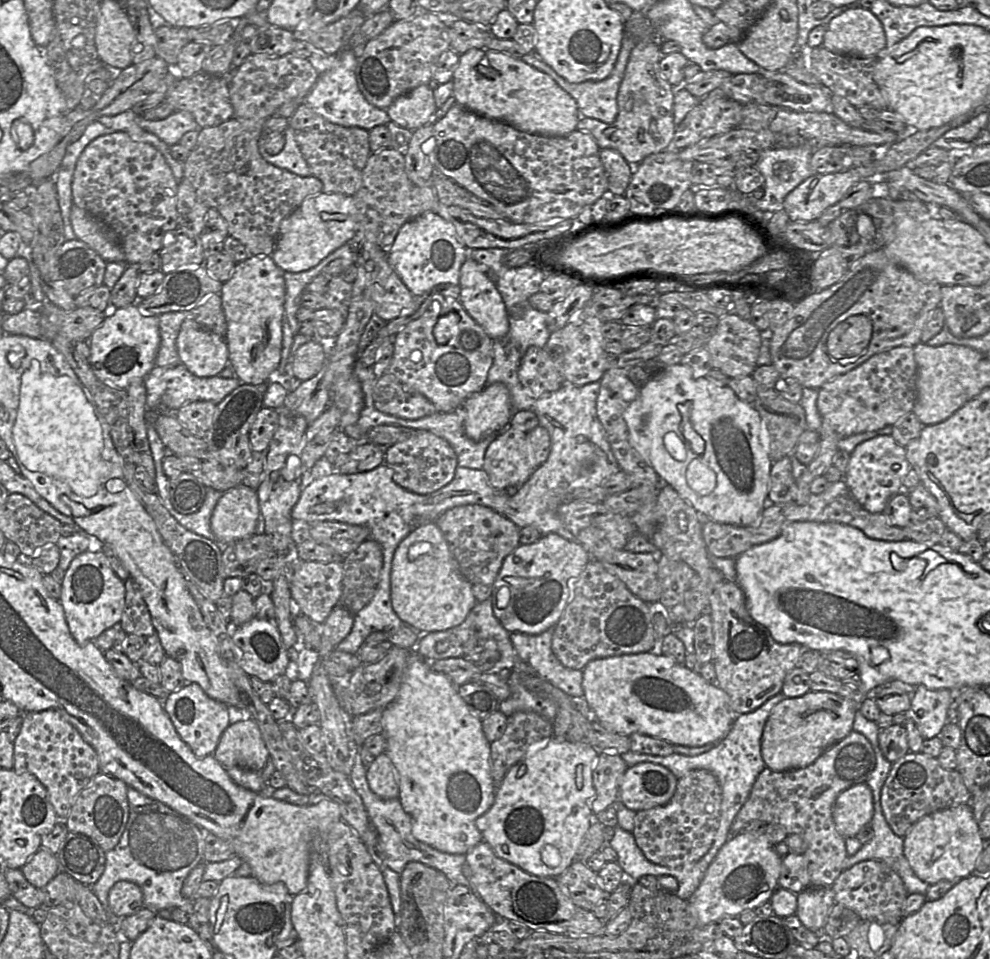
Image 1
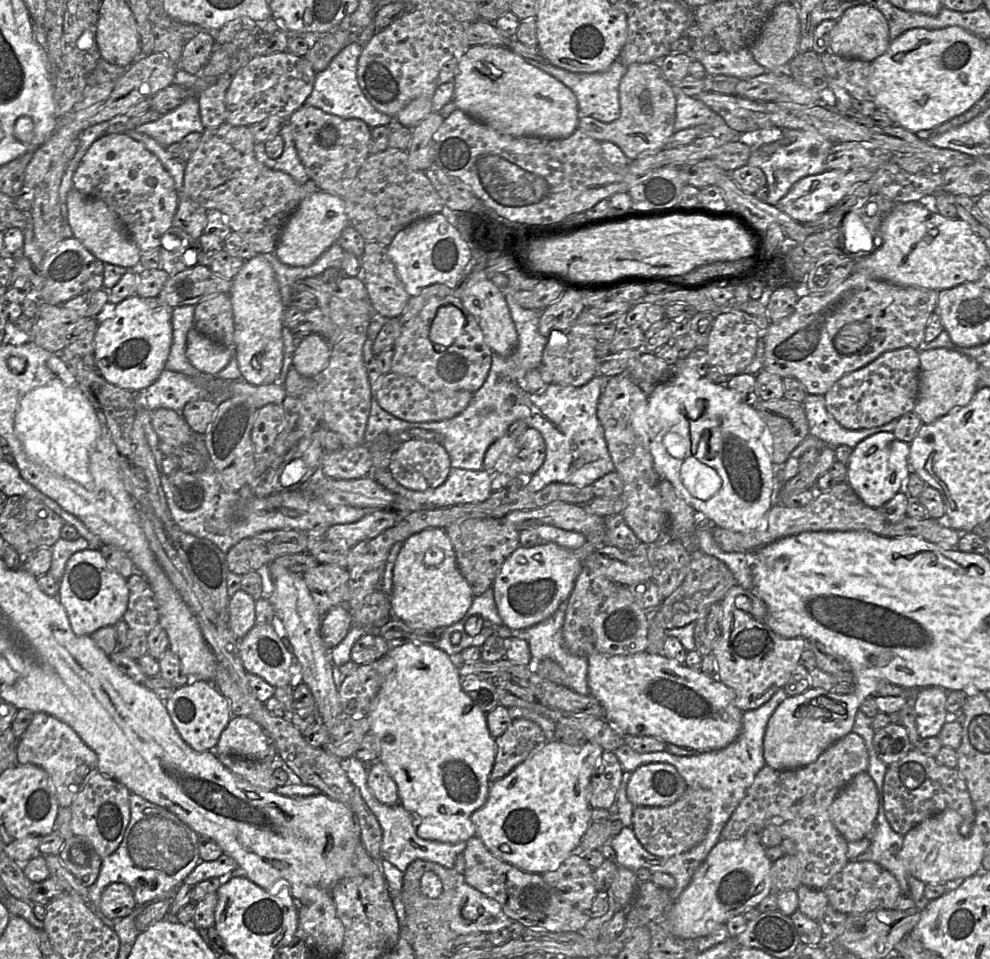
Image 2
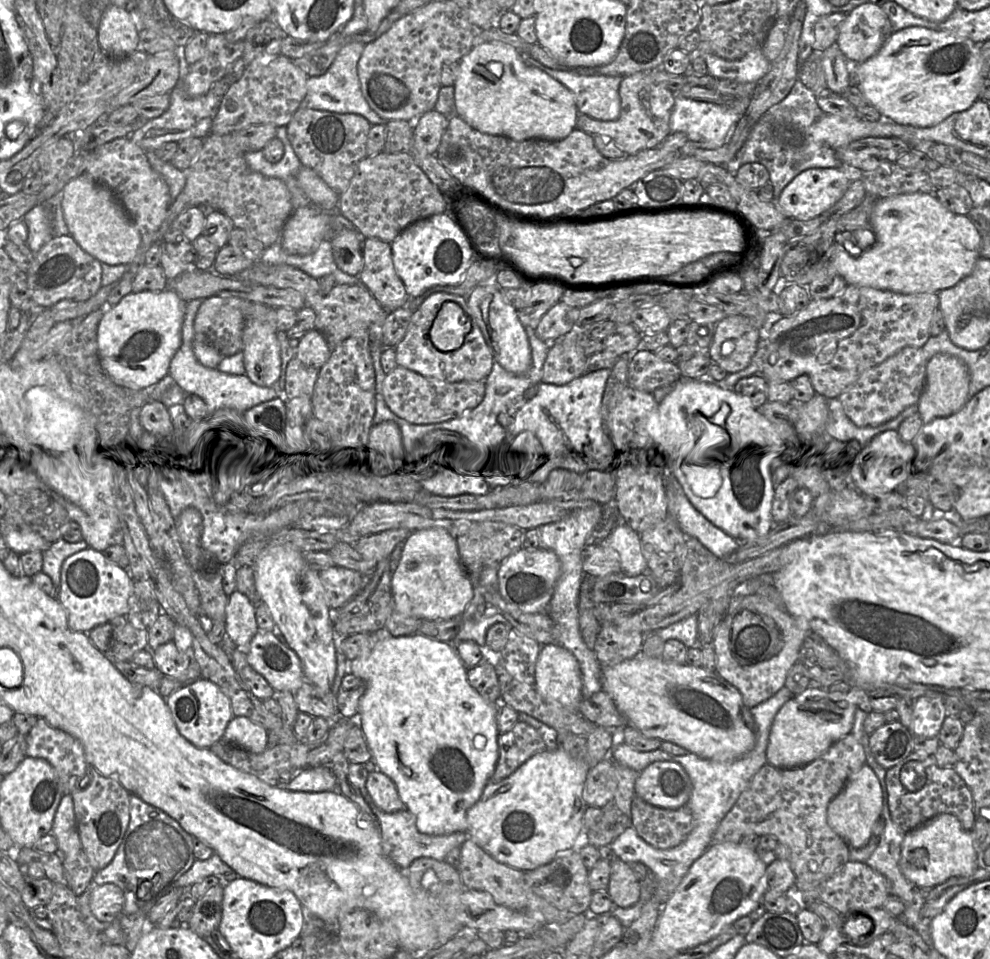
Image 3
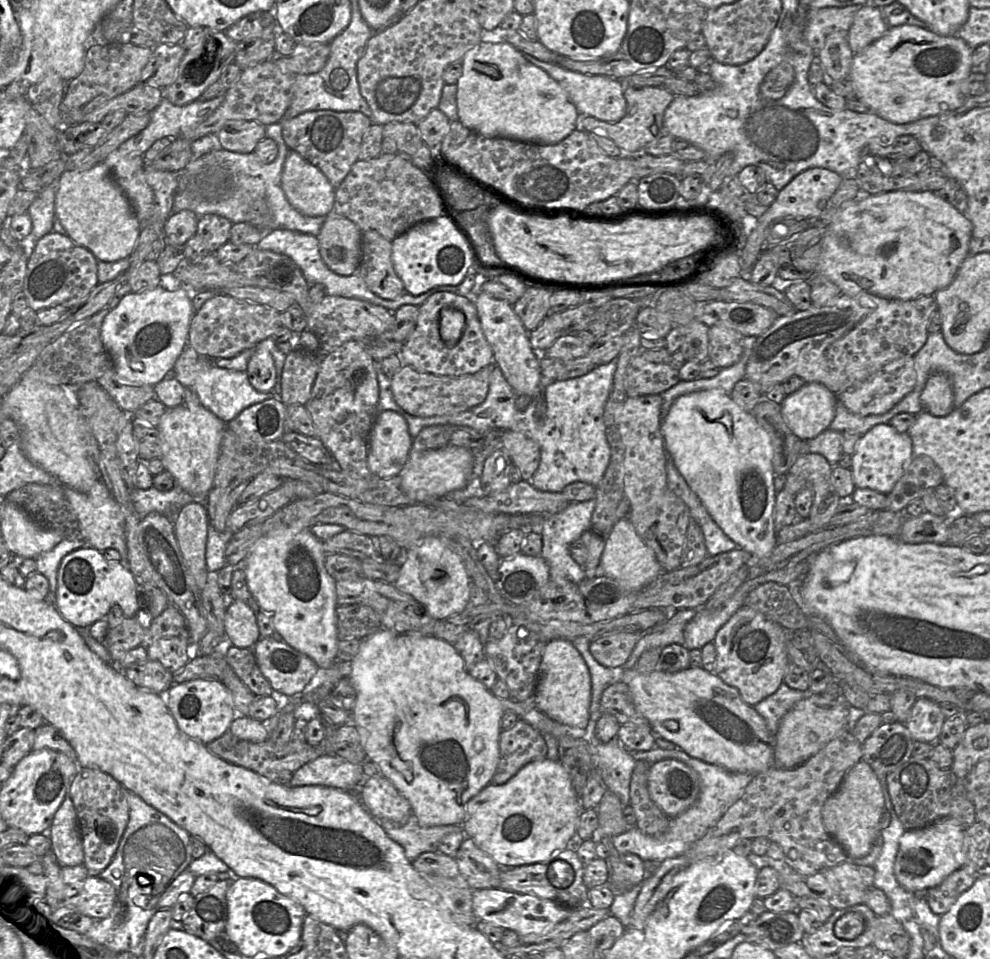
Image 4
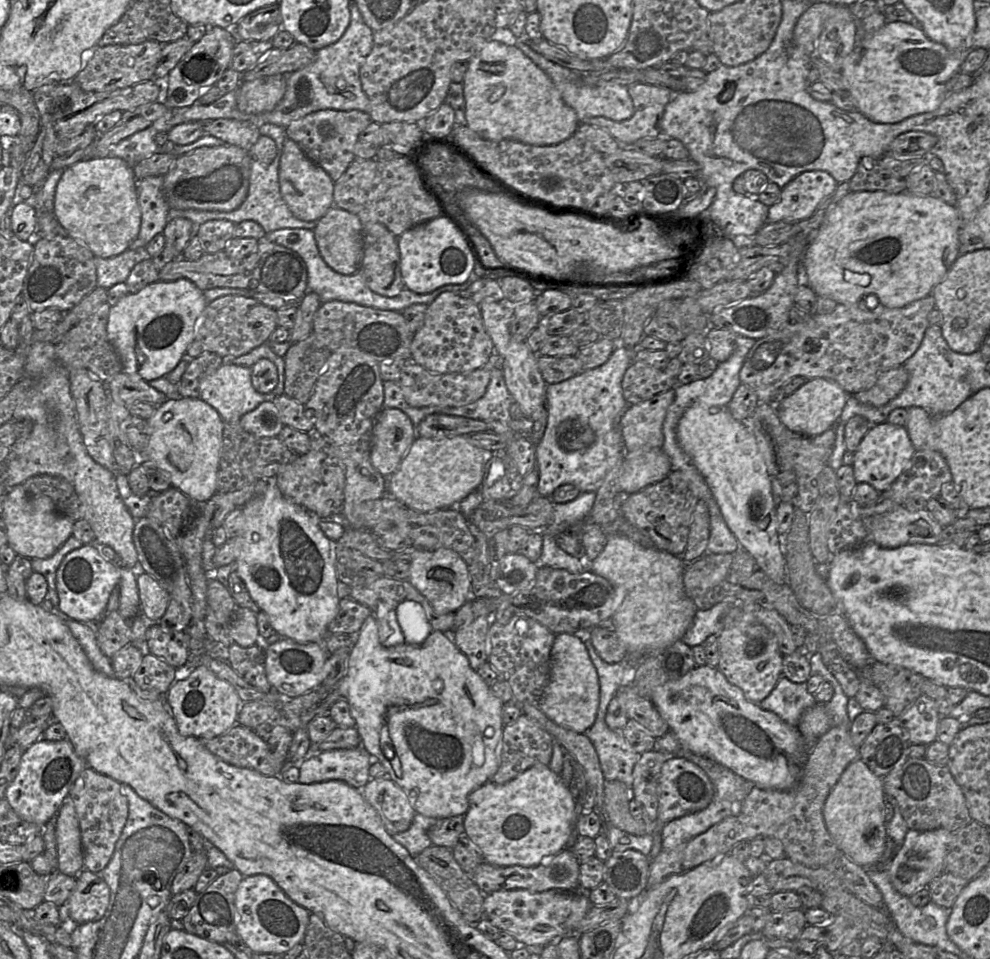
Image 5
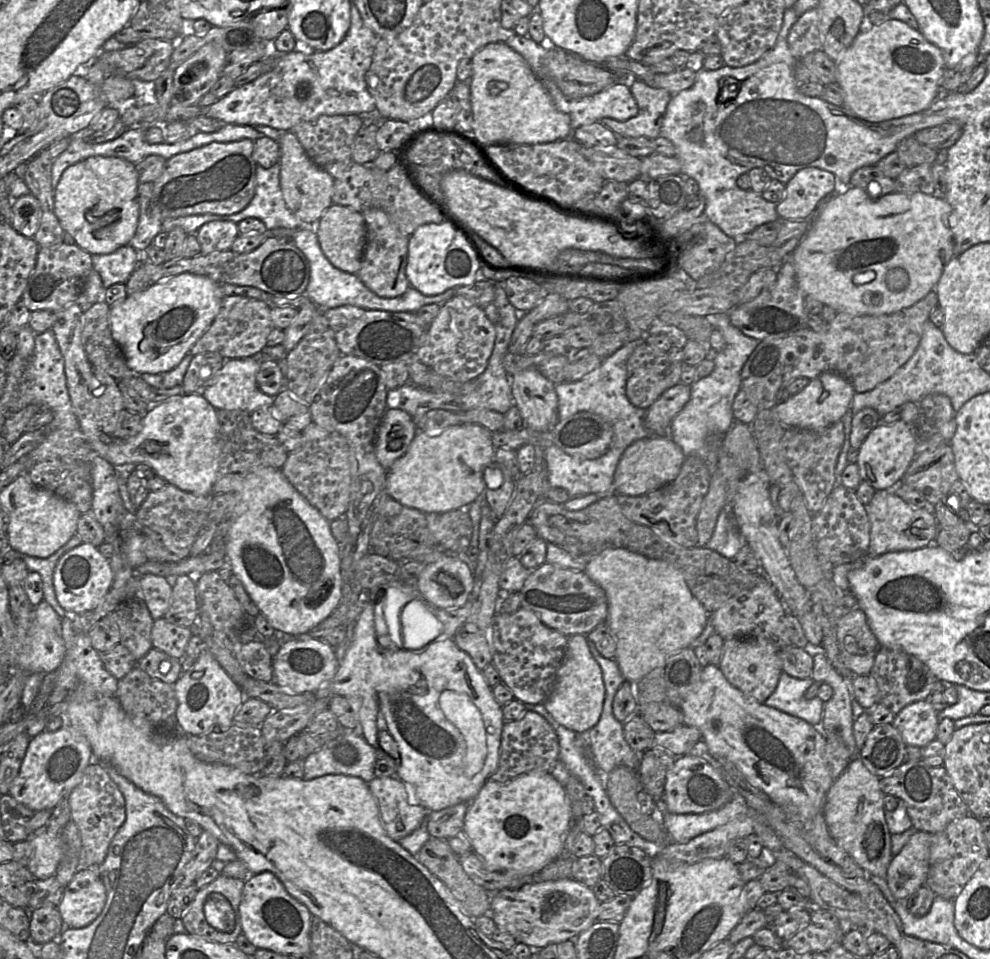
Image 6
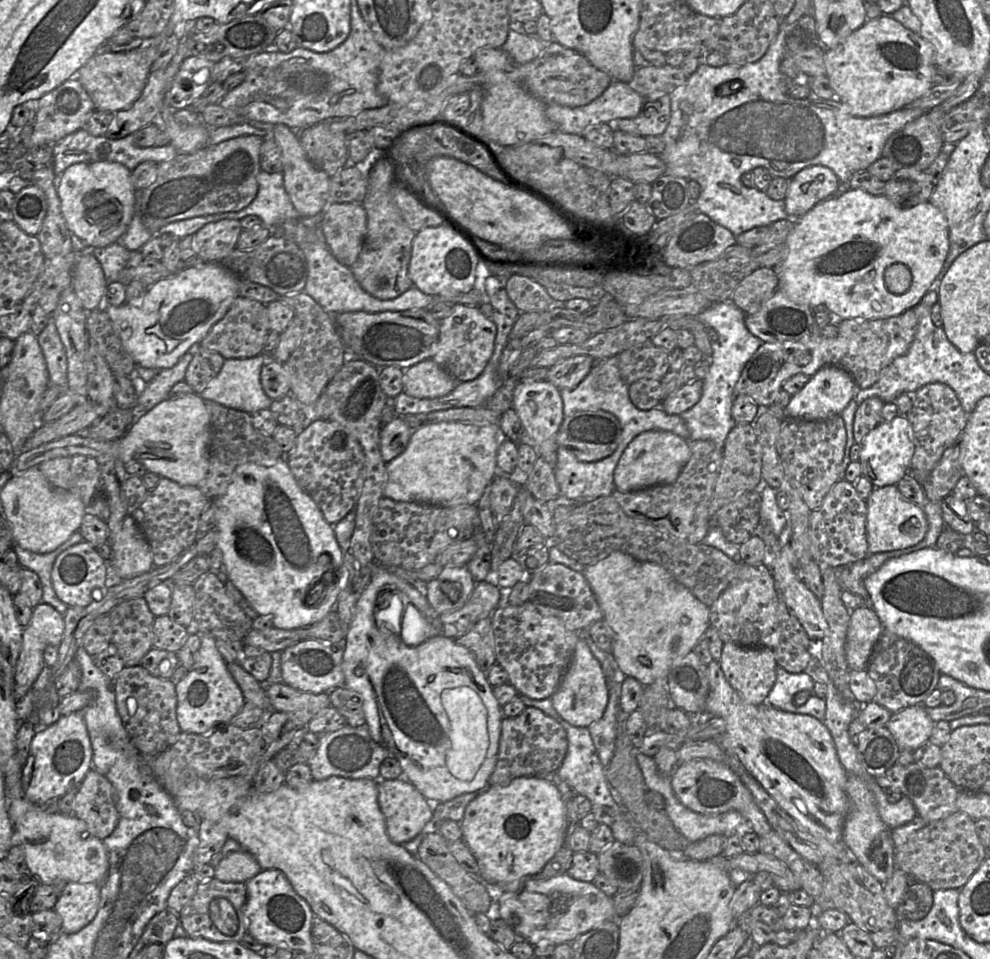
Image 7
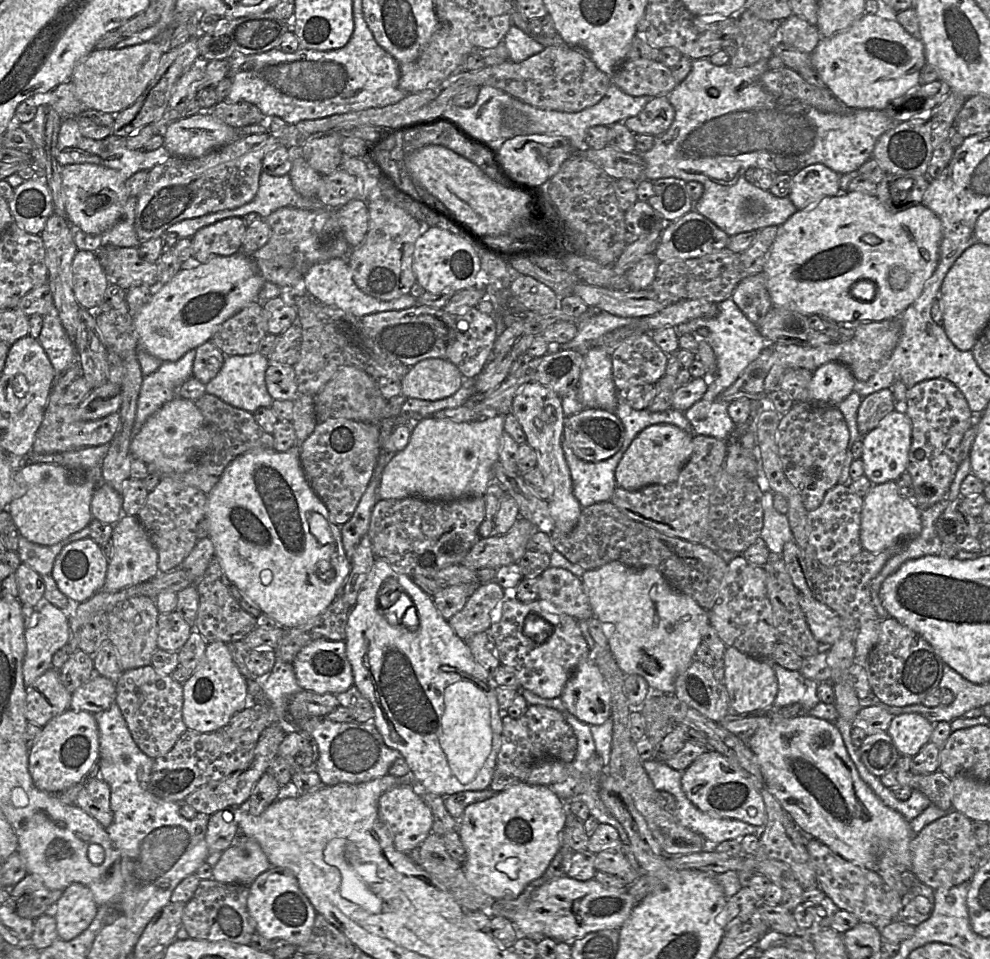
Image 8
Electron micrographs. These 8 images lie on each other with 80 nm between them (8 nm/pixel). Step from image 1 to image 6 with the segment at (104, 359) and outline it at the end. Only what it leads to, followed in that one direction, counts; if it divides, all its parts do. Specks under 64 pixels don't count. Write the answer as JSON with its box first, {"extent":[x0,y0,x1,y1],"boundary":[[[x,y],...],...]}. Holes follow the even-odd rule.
{"extent":[109,272,228,374],"boundary":[[[184,272],[165,281],[157,281],[146,289],[127,295],[123,300],[109,305],[111,334],[121,348],[127,366],[138,374],[158,374],[174,368],[211,325],[224,296],[228,295],[222,295],[221,286],[212,279]]]}

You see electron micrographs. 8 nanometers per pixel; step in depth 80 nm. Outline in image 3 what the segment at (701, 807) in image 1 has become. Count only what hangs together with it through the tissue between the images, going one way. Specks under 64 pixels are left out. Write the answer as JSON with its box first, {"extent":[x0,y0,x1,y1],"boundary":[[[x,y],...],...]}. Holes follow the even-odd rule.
{"extent":[632,795,693,849],"boundary":[[[638,795],[632,801],[632,827],[648,844],[657,849],[670,849],[682,843],[693,828],[688,805],[664,809],[649,804]]]}

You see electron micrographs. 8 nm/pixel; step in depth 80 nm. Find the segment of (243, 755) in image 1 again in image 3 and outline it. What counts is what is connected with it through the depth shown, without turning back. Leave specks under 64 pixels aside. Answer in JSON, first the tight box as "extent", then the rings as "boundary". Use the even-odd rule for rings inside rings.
{"extent":[222,716,268,754],"boundary":[[[234,716],[228,723],[222,740],[251,753],[260,754],[267,748],[268,733],[250,719]]]}

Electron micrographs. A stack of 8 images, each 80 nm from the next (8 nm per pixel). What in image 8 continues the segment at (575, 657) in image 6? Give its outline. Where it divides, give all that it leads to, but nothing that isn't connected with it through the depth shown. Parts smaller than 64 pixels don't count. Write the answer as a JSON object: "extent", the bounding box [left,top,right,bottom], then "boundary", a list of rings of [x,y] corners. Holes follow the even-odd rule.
{"extent":[560,657,611,725],"boundary":[[[589,657],[579,662],[560,697],[567,710],[588,725],[602,724],[611,717],[609,686]]]}

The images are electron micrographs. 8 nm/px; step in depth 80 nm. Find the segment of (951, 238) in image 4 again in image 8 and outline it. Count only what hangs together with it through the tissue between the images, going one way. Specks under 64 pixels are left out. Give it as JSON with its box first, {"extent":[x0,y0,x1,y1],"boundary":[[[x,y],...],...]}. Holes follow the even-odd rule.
{"extent":[763,192,942,323],"boundary":[[[842,192],[836,196],[825,196],[810,208],[797,210],[782,225],[778,226],[777,236],[772,244],[769,256],[764,265],[763,273],[767,279],[767,288],[773,306],[788,308],[806,316],[820,315],[827,316],[838,323],[863,323],[880,322],[887,319],[898,318],[911,304],[921,295],[926,281],[934,273],[940,256],[940,243],[942,239],[942,225],[937,215],[921,203],[900,212],[890,212],[887,210],[876,196],[870,196],[861,192]],[[896,266],[904,267],[909,272],[908,285],[900,290],[894,291],[888,282],[889,273]],[[861,280],[868,280],[875,285],[875,296],[871,301],[862,301],[851,294],[853,285]]]}

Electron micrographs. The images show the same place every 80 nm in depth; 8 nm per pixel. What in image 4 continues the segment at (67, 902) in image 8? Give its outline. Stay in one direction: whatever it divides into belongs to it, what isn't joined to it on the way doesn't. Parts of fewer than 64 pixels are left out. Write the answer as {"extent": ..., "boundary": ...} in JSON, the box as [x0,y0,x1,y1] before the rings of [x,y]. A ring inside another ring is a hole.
{"extent":[74,876,116,920],"boundary":[[[88,876],[82,890],[74,899],[78,911],[95,920],[109,916],[115,901],[116,890],[113,885],[99,876]]]}

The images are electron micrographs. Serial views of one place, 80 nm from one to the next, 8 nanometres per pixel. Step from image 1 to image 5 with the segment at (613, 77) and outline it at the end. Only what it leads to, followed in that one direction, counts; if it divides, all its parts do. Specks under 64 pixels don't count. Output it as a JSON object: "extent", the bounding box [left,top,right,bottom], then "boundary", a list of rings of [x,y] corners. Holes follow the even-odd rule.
{"extent":[516,37,634,123],"boundary":[[[526,37],[519,39],[516,47],[548,75],[559,90],[563,101],[575,110],[580,123],[591,117],[605,117],[614,121],[623,121],[633,115],[634,105],[628,92],[628,86],[599,80],[596,77],[606,72],[571,70],[551,62],[543,55],[532,50],[527,40]]]}

